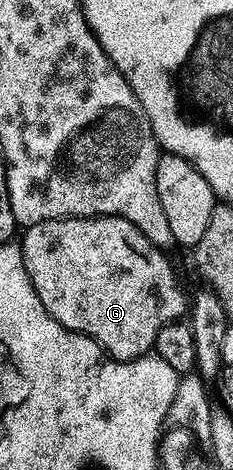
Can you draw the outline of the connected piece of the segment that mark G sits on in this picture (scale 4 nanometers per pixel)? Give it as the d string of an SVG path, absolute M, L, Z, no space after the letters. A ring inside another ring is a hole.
M60 217L56 221L43 221L37 225L27 226L23 233L24 241L21 240L19 246L24 256L26 275L30 275L30 283L34 287L38 299L42 299L42 307L46 307L48 314L58 323L62 323L62 327L66 327L71 333L81 333L97 341L104 348L104 352L115 361L133 361L135 357L145 356L155 346L158 333L167 325L179 322L183 318L180 317L183 313L185 316L186 293L184 297L184 289L180 286L180 277L176 274L171 259L164 254L167 252L161 246L146 239L146 235L142 235L142 231L138 231L138 227L134 227L134 223L121 217Z

